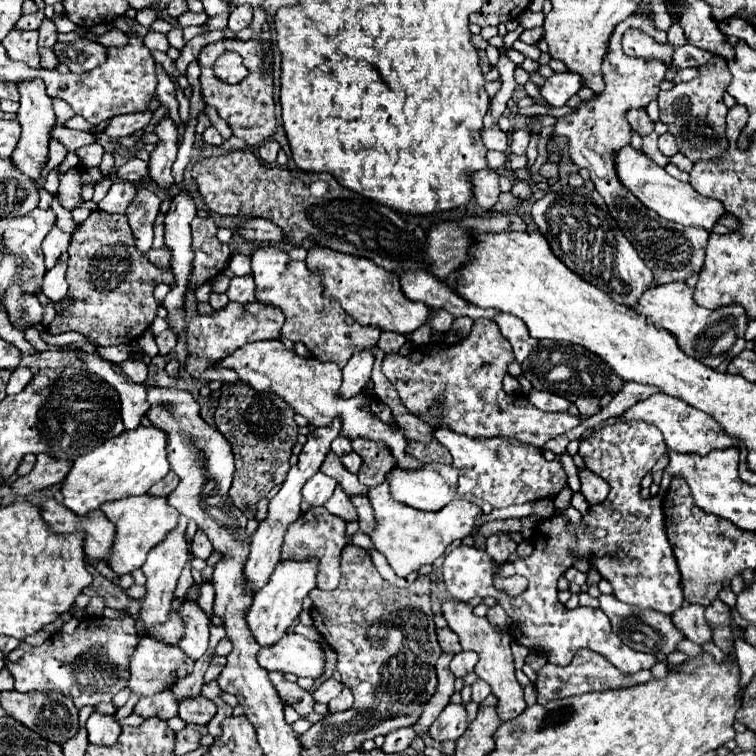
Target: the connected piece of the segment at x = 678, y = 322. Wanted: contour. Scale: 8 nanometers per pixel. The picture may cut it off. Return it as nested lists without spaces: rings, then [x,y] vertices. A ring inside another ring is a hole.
[[[686,282],[652,286],[646,292],[646,296],[642,296],[640,302],[634,306],[634,310],[638,314],[644,314],[648,324],[672,332],[680,348],[688,356],[702,360],[702,364],[710,368],[718,368],[724,360],[734,360],[734,356],[738,356],[746,348],[744,334],[750,318],[746,316],[746,310],[740,304],[728,304],[718,310],[706,310],[698,306],[692,296],[694,296],[694,288],[690,288]]]

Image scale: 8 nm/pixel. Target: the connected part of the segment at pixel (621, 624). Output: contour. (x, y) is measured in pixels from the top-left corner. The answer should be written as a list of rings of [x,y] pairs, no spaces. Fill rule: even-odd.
[[[602,594],[600,598],[602,612],[610,618],[614,632],[622,638],[624,644],[628,644],[634,650],[650,652],[650,654],[670,654],[676,650],[678,640],[682,638],[682,632],[678,632],[670,620],[670,616],[662,612],[650,612],[650,608],[634,608],[630,604],[620,602],[614,594]]]

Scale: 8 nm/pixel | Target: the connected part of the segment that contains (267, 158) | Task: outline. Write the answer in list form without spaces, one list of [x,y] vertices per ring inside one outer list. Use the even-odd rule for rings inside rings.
[[[268,140],[268,142],[264,142],[264,144],[260,146],[258,156],[260,156],[260,158],[266,162],[266,164],[272,164],[272,162],[276,160],[278,150],[280,150],[280,144],[278,144],[276,140]]]

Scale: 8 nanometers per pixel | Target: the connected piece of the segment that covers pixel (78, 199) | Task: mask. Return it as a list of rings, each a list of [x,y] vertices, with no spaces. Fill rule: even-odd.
[[[74,166],[70,168],[70,172],[64,172],[59,177],[58,186],[58,200],[60,200],[60,206],[66,208],[68,212],[72,212],[74,208],[82,206],[84,200],[82,200],[82,182],[80,182],[80,166]]]

